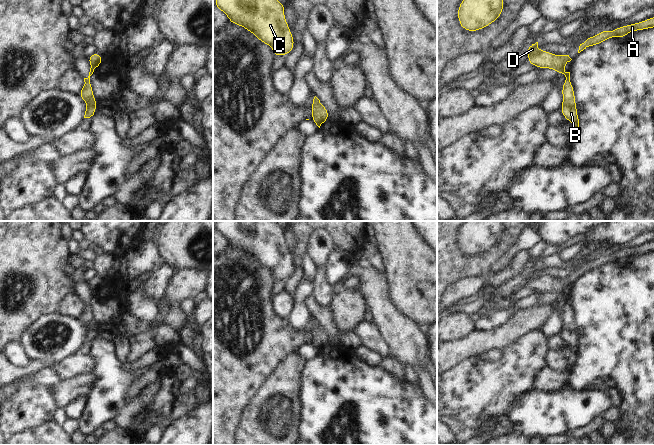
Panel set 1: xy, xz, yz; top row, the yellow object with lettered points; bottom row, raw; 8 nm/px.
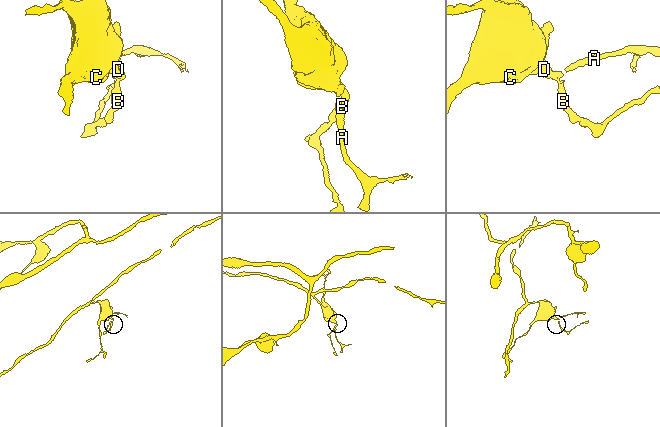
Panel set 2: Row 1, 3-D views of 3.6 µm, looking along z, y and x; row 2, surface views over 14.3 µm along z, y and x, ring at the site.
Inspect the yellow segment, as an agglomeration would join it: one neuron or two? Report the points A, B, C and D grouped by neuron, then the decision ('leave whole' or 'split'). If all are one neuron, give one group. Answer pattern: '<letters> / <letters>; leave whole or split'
A C D / B; split

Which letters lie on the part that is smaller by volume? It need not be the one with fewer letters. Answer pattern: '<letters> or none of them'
B

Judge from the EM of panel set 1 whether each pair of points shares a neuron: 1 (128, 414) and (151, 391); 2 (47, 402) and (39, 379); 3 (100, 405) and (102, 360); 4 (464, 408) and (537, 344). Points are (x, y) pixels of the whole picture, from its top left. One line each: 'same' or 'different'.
1: same
2: different
3: same
4: same

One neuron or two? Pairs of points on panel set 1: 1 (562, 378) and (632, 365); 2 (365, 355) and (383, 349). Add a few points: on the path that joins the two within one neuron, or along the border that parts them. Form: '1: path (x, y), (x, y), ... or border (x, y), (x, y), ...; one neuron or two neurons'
1: border (568, 376), (569, 381); two neurons
2: border (362, 345), (375, 350), (382, 357); two neurons

